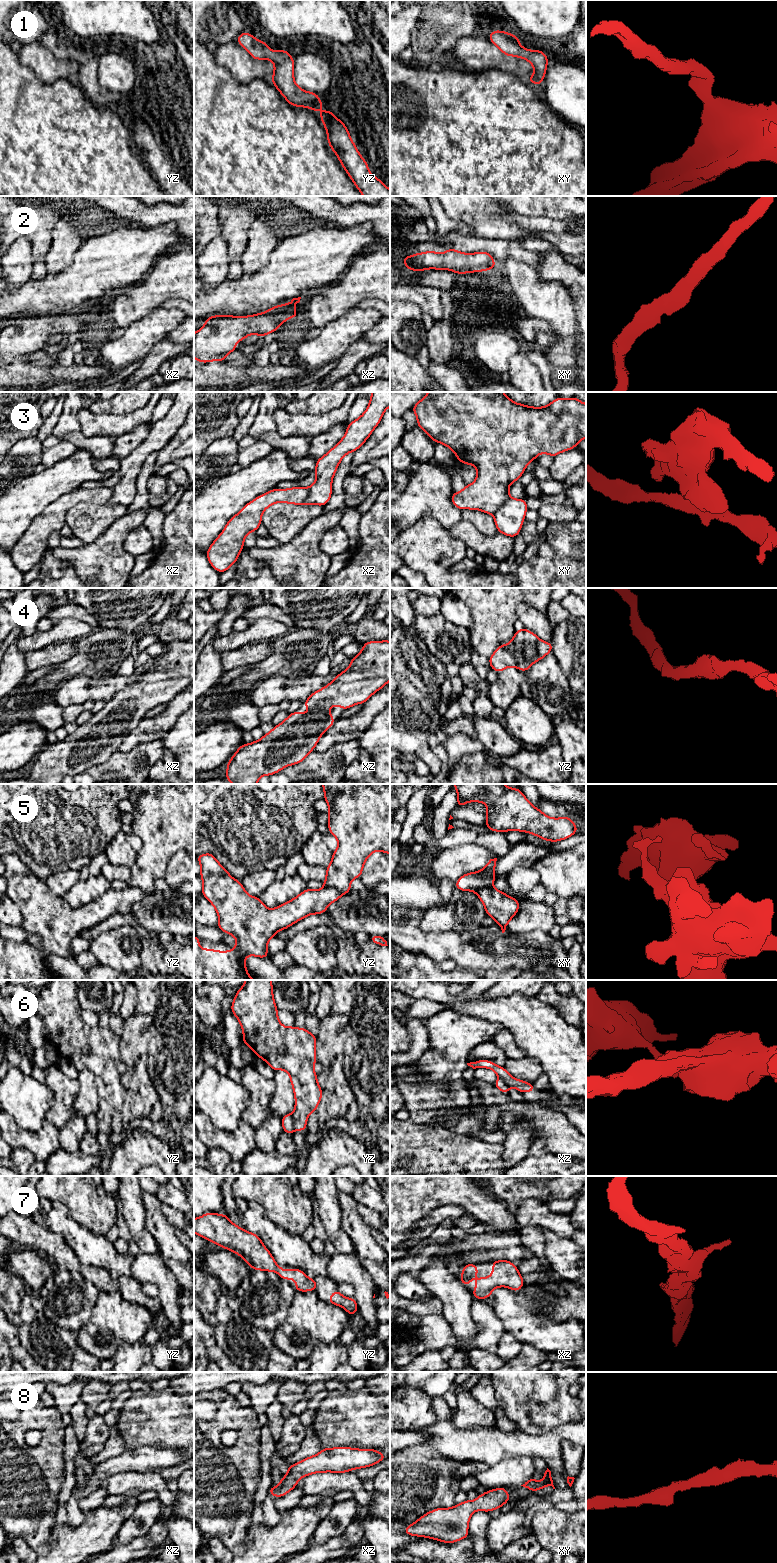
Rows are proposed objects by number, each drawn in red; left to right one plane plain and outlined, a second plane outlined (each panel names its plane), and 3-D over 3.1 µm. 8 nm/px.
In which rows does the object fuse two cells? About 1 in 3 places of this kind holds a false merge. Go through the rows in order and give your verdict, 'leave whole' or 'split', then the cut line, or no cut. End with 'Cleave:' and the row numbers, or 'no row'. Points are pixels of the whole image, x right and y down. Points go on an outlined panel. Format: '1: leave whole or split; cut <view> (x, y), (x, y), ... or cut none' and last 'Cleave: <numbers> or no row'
1: leave whole; cut none
2: leave whole; cut none
3: split; cut xy (509, 497), (492, 513)
4: leave whole; cut none
5: split; cut yz (324, 885), (334, 888), (342, 894)
6: split; cut yz (291, 1114), (295, 1128)
7: leave whole; cut none
8: leave whole; cut none
Cleave: 3, 5, 6

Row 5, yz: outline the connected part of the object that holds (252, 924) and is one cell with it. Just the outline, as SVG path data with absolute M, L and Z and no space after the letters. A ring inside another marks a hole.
M212 853L200 854L196 857L201 865L200 877L202 878L202 896L215 908L218 914L218 926L221 931L232 934L237 946L231 951L217 951L215 949L203 949L197 945L201 939L194 936L194 980L238 980L232 976L232 971L239 972L243 980L255 980L250 977L245 959L248 955L259 958L270 958L267 952L269 940L294 923L311 914L323 914L328 906L342 896L334 888L324 886L319 890L306 888L295 898L279 905L274 909L268 909L259 897L250 896L244 889L241 881L231 877L229 872L218 862Z

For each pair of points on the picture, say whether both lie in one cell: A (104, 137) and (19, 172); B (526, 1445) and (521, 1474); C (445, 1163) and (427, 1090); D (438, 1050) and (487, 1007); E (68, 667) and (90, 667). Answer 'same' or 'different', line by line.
A: same
B: different
C: different
D: different
E: same

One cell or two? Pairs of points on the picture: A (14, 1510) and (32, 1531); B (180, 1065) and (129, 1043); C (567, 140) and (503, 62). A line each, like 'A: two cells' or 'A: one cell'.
A: one cell
B: one cell
C: two cells

